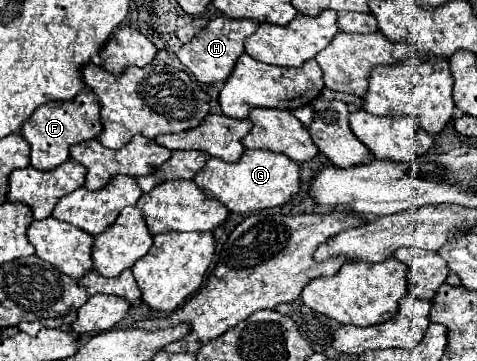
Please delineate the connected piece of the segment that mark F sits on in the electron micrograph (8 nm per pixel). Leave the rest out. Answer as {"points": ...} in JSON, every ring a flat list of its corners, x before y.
{"points":[[80,91,74,99,70,101,50,101,46,105,40,105,22,125,22,137,30,143,30,163,36,169,48,171,64,161,70,159,68,149,70,145,88,141,98,137,102,125,100,125,100,111,98,111,98,101,90,91]]}

